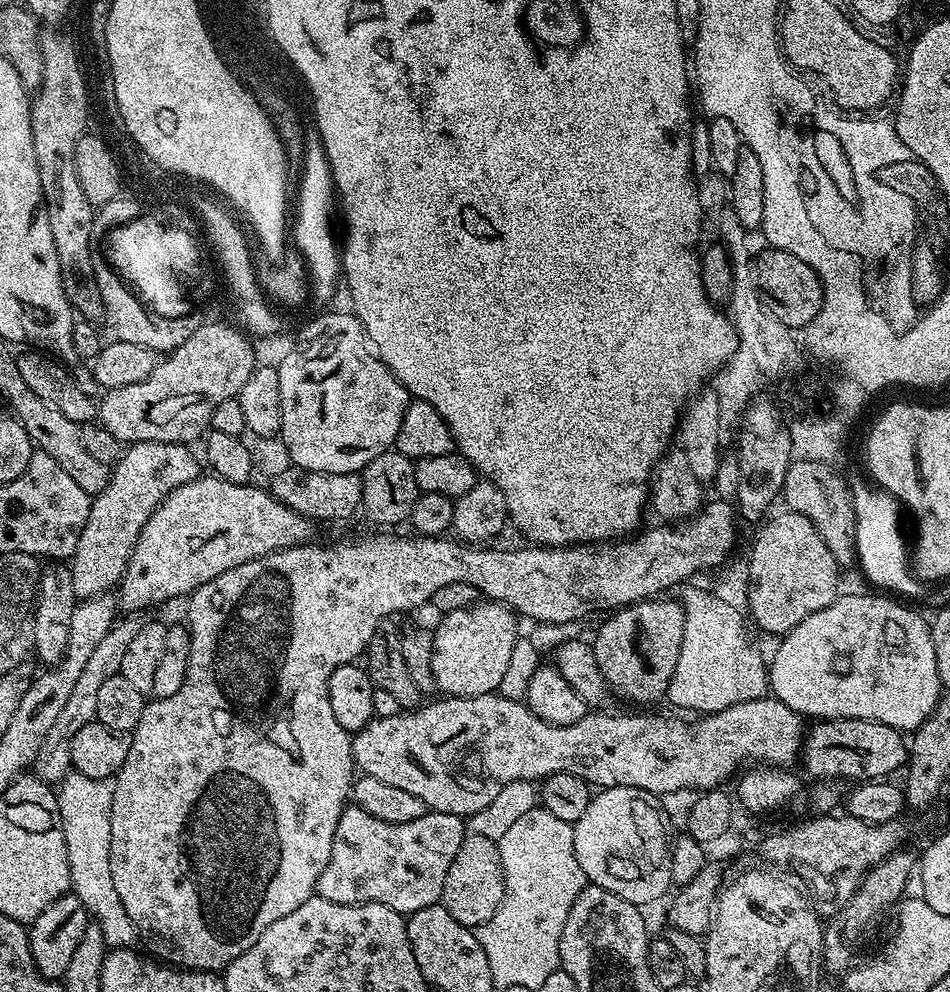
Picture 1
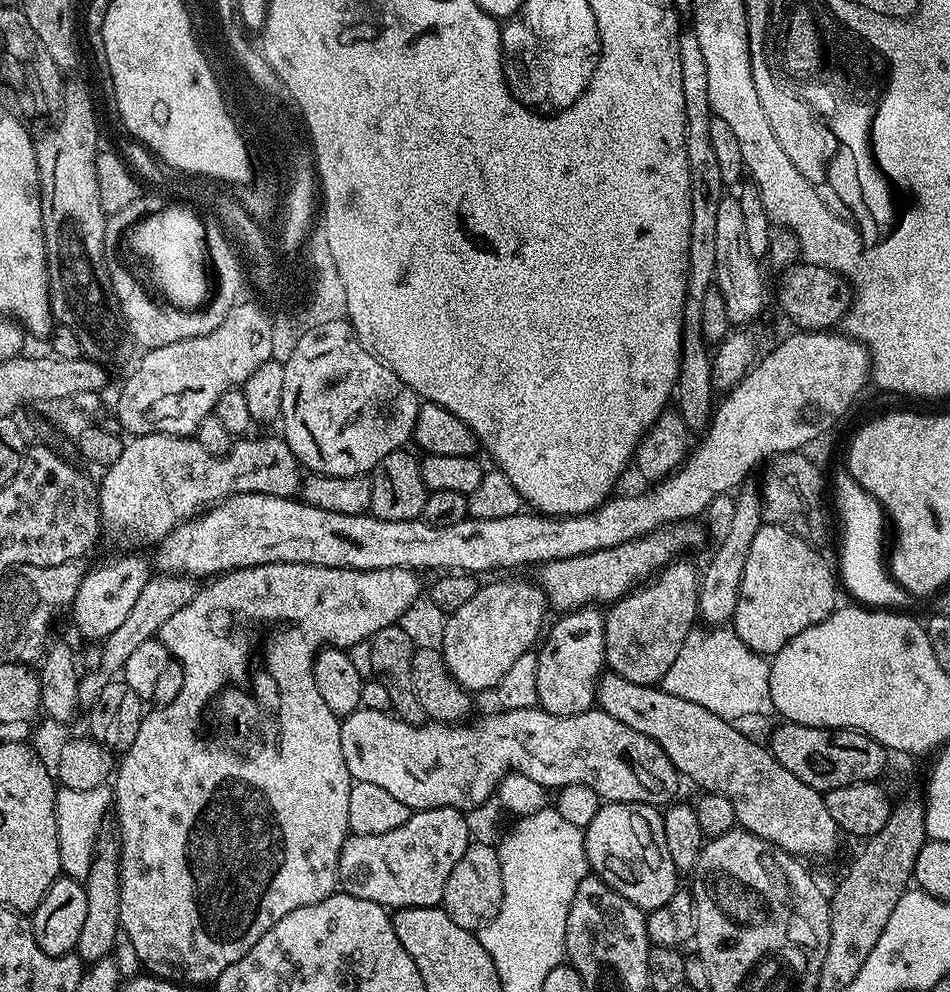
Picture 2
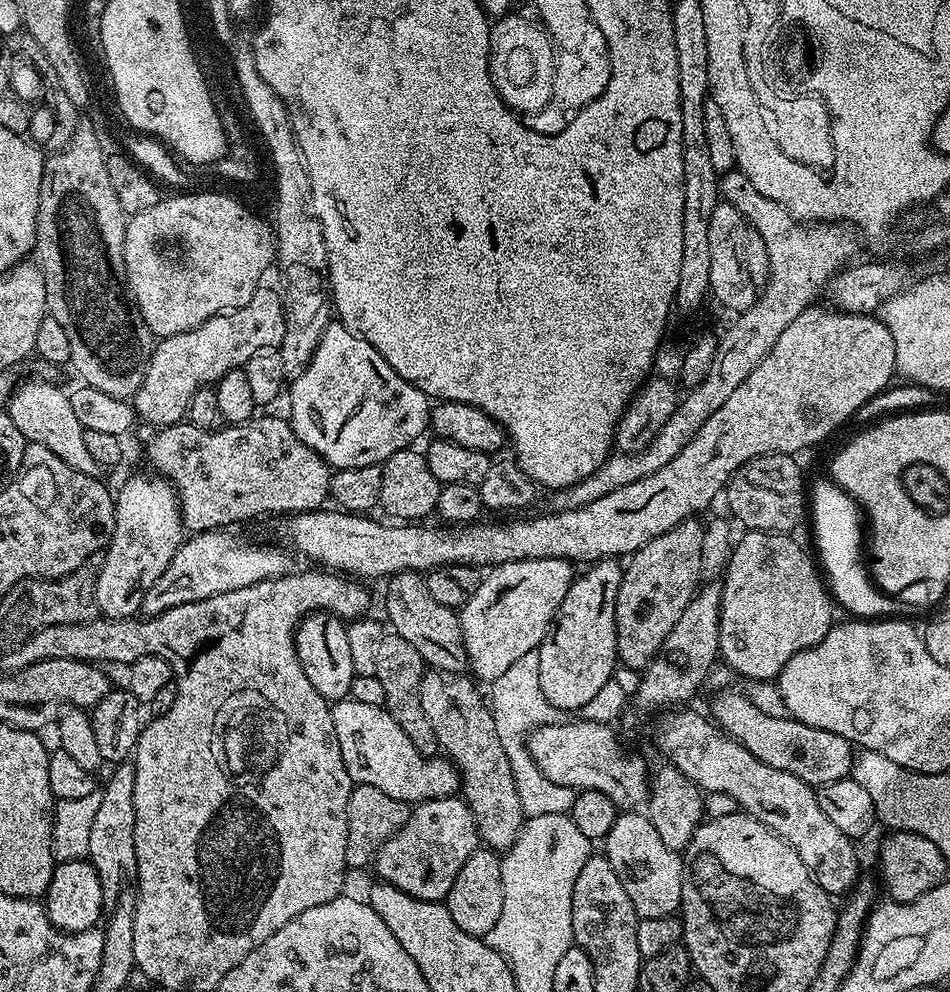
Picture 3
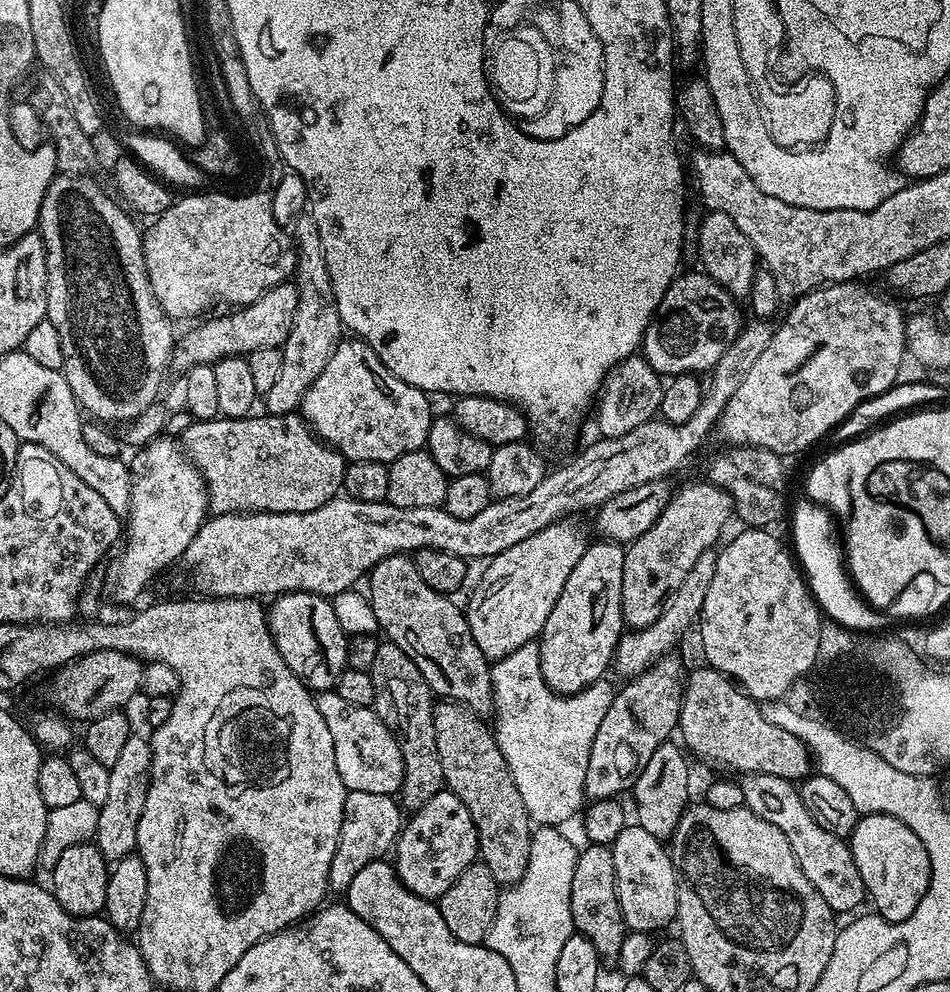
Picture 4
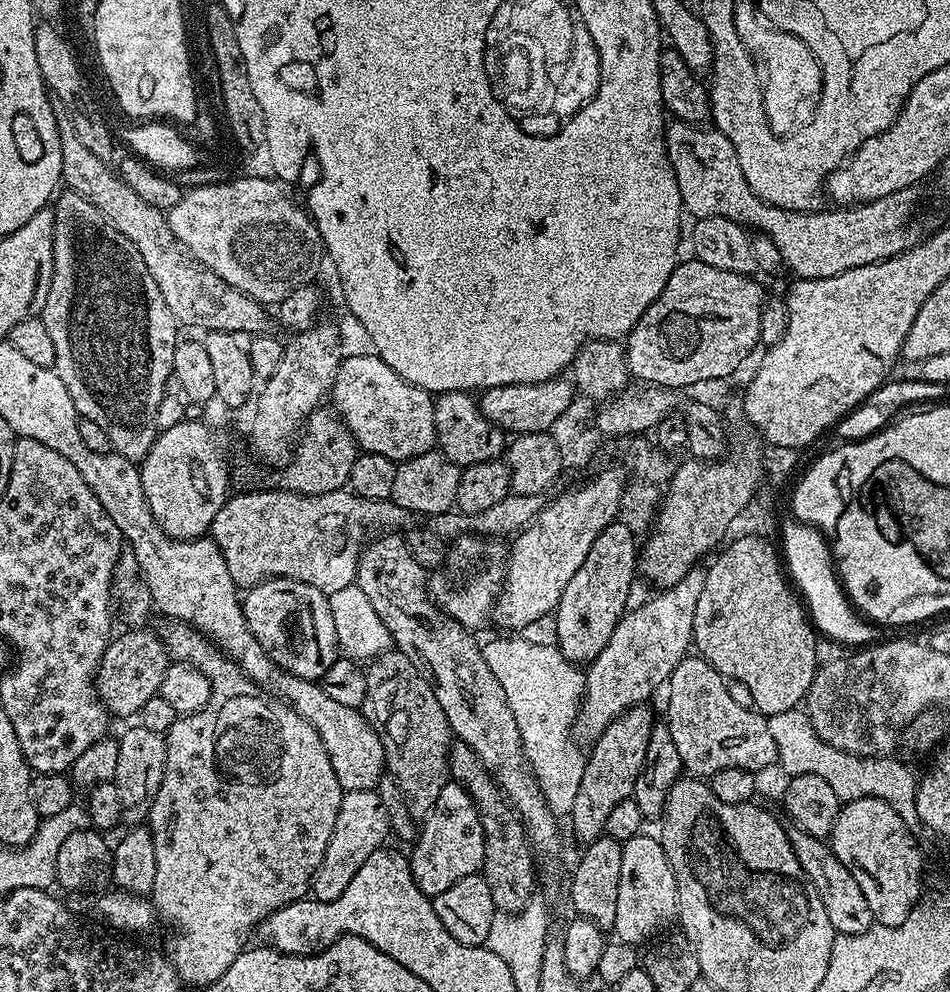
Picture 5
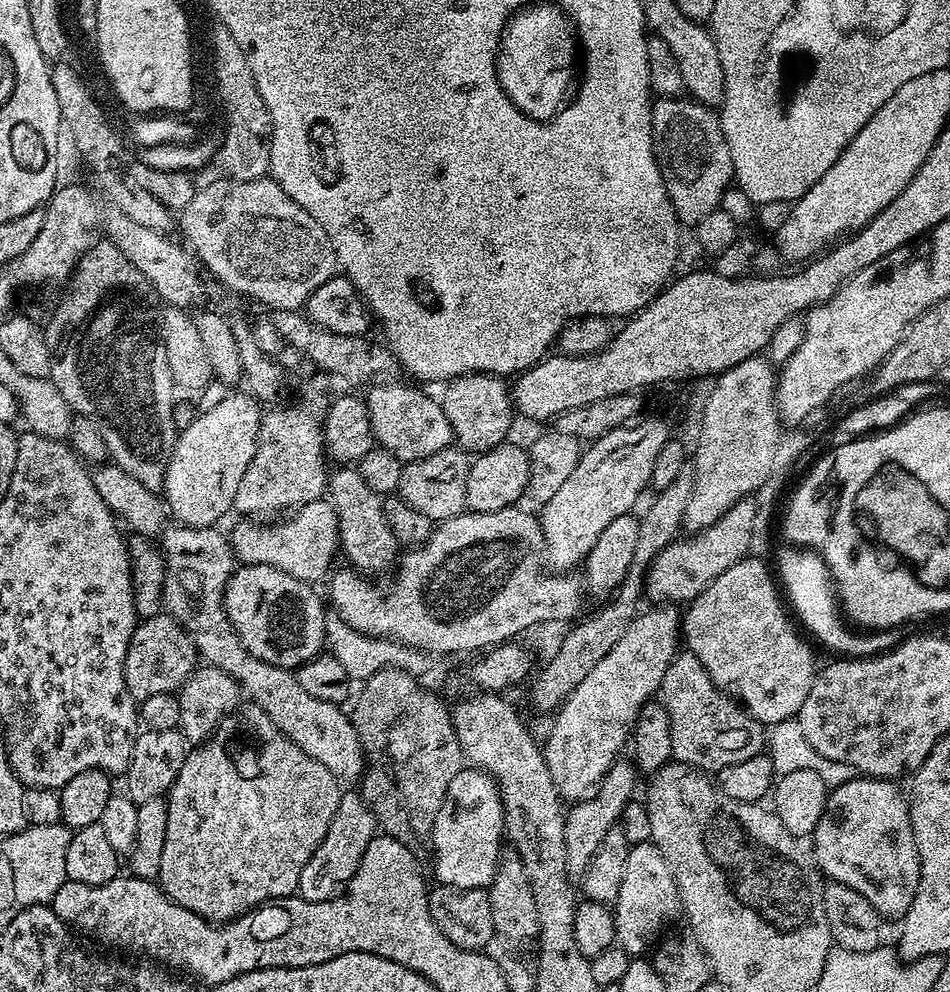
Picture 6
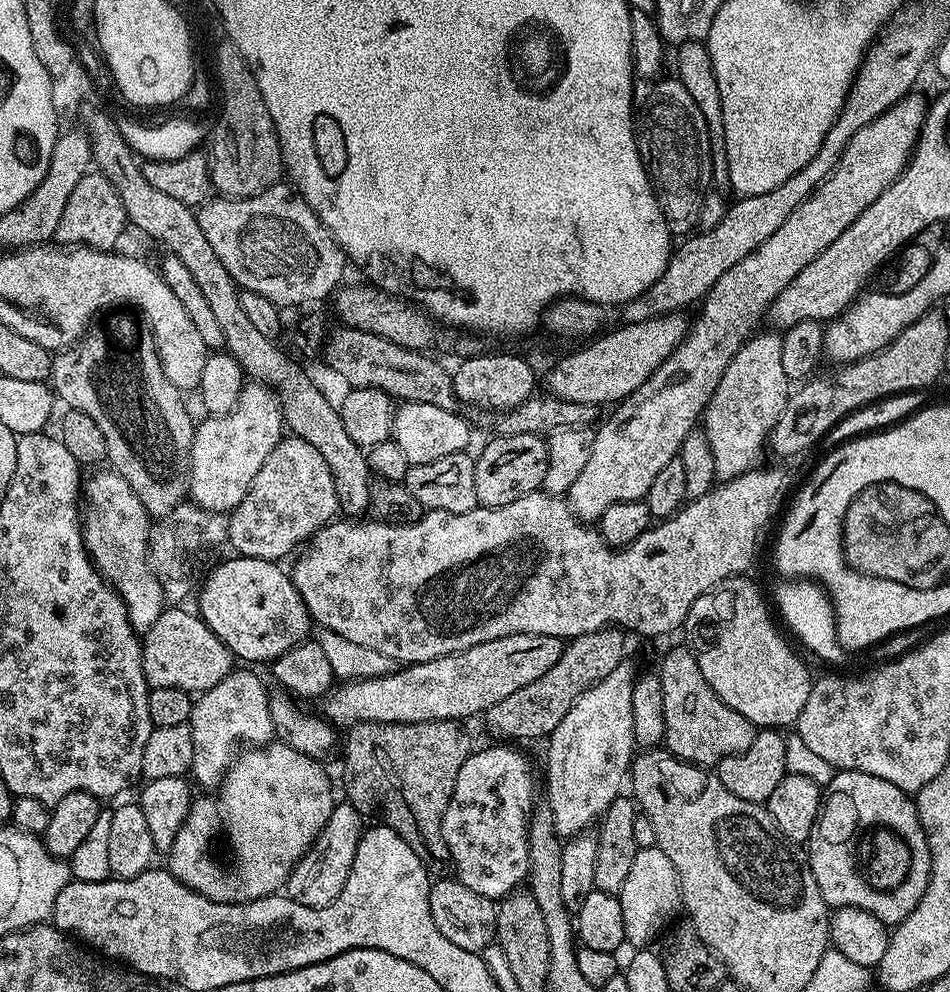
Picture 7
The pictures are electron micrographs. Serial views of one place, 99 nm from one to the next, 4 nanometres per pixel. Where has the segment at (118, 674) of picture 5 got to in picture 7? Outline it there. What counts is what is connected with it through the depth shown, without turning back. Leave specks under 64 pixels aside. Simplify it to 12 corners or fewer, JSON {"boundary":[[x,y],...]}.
{"boundary":[[168,606],[142,636],[149,689],[199,694],[234,671],[195,611]]}

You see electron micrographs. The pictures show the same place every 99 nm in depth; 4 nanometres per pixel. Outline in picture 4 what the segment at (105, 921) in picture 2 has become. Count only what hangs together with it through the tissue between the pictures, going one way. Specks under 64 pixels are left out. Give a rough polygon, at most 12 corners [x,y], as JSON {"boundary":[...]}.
{"boundary":[[147,735],[126,738],[108,770],[96,849],[115,862],[136,852],[150,786]]}

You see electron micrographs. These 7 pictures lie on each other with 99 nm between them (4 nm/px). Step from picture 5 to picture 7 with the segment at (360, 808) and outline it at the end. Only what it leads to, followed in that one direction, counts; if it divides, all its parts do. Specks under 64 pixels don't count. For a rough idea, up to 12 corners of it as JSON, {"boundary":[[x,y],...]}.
{"boundary":[[333,803],[286,895],[307,908],[342,894],[365,817]]}

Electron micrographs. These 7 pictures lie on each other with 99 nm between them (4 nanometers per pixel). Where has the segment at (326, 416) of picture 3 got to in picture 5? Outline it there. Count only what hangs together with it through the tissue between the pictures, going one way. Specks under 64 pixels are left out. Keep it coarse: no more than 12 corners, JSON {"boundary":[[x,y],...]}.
{"boundary":[[345,355],[330,404],[360,452],[433,451],[433,397]]}

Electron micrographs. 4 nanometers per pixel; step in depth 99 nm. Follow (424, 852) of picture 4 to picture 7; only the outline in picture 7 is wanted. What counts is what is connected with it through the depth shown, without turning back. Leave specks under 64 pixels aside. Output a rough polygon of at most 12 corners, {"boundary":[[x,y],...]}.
{"boundary":[[468,753],[442,814],[462,886],[499,902],[528,878],[531,762]]}

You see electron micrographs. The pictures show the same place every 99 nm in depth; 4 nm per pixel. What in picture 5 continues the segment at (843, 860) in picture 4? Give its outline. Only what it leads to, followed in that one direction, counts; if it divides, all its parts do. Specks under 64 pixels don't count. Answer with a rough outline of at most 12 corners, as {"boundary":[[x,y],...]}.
{"boundary":[[788,837],[835,932],[862,934],[874,917],[854,874],[821,837]]}

